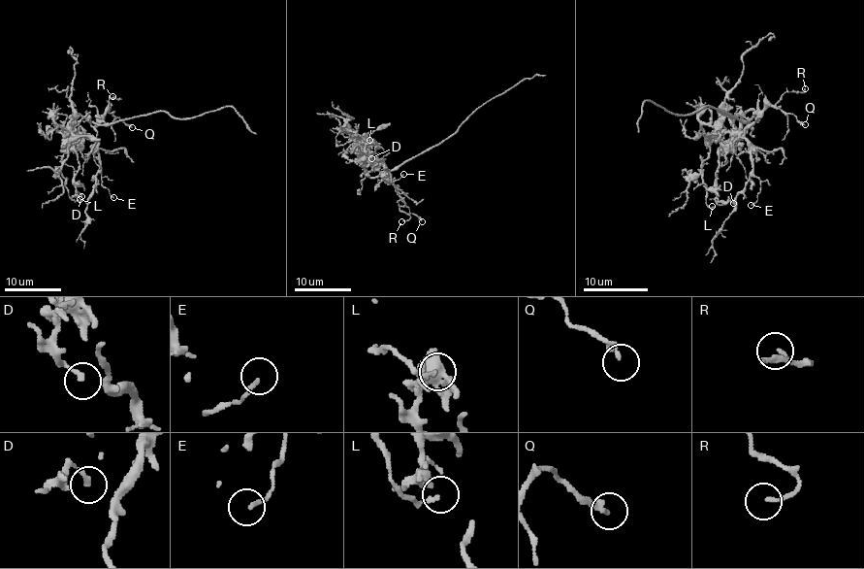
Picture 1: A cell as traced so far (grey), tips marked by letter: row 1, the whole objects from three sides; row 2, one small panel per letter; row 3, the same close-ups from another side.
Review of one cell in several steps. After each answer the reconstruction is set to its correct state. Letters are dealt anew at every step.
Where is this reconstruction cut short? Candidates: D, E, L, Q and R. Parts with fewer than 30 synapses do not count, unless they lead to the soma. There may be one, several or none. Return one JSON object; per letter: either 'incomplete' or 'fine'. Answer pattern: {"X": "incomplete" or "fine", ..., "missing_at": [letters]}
{"D": "fine", "E": "fine", "L": "fine", "Q": "fine", "R": "fine", "missing_at": []}

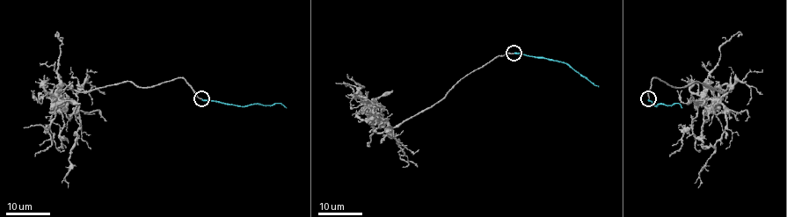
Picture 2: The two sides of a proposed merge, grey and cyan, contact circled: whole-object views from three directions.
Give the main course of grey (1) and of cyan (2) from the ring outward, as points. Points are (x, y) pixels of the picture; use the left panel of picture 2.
1: (201, 99), (179, 77), (76, 94), (76, 103), (54, 107), (51, 144), (35, 156)
2: (201, 99), (239, 105), (280, 104), (286, 108)

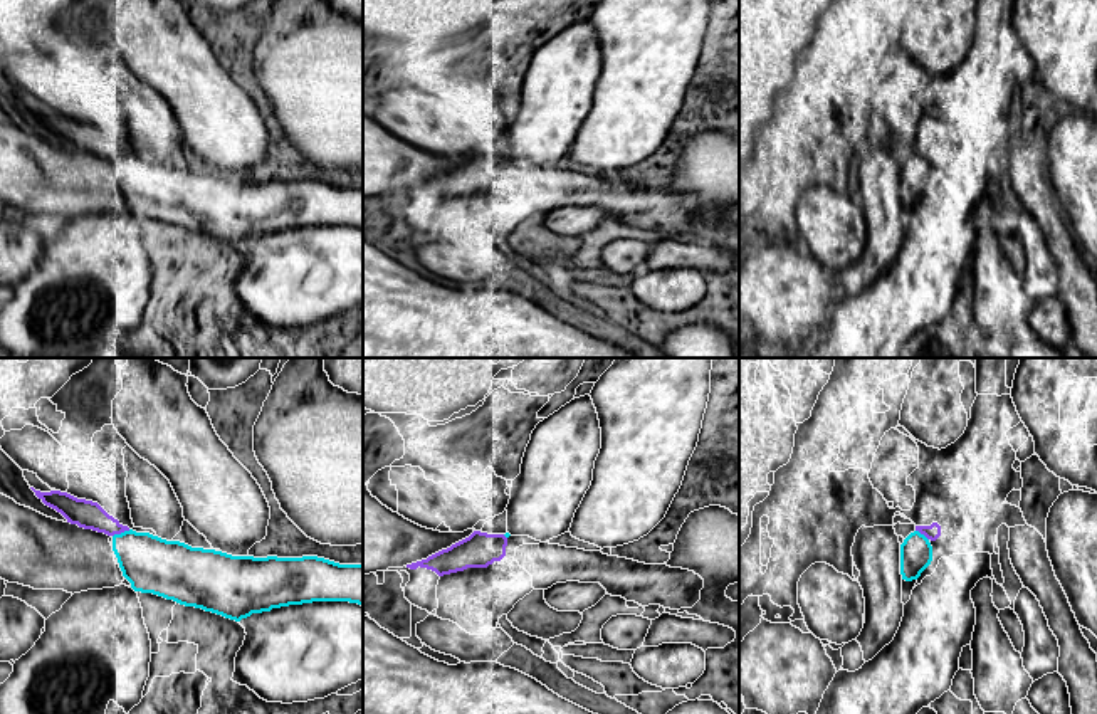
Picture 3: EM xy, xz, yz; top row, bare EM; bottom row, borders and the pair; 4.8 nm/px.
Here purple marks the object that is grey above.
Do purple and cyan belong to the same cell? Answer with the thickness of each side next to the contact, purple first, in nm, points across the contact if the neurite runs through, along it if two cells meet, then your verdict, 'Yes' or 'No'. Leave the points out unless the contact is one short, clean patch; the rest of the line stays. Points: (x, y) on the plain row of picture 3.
Thickness 140 nm (purple) against 280 nm. No

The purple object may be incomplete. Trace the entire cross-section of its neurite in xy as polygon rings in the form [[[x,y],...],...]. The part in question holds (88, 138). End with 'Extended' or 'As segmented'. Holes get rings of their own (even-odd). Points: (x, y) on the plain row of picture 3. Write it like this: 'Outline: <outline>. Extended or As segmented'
Outline: [[[34,111],[30,113],[45,129],[60,136],[71,148],[104,156],[108,160],[129,155],[128,150],[123,150],[118,143],[109,139],[97,126],[77,123],[60,114],[40,116],[35,114]]]. As segmented

